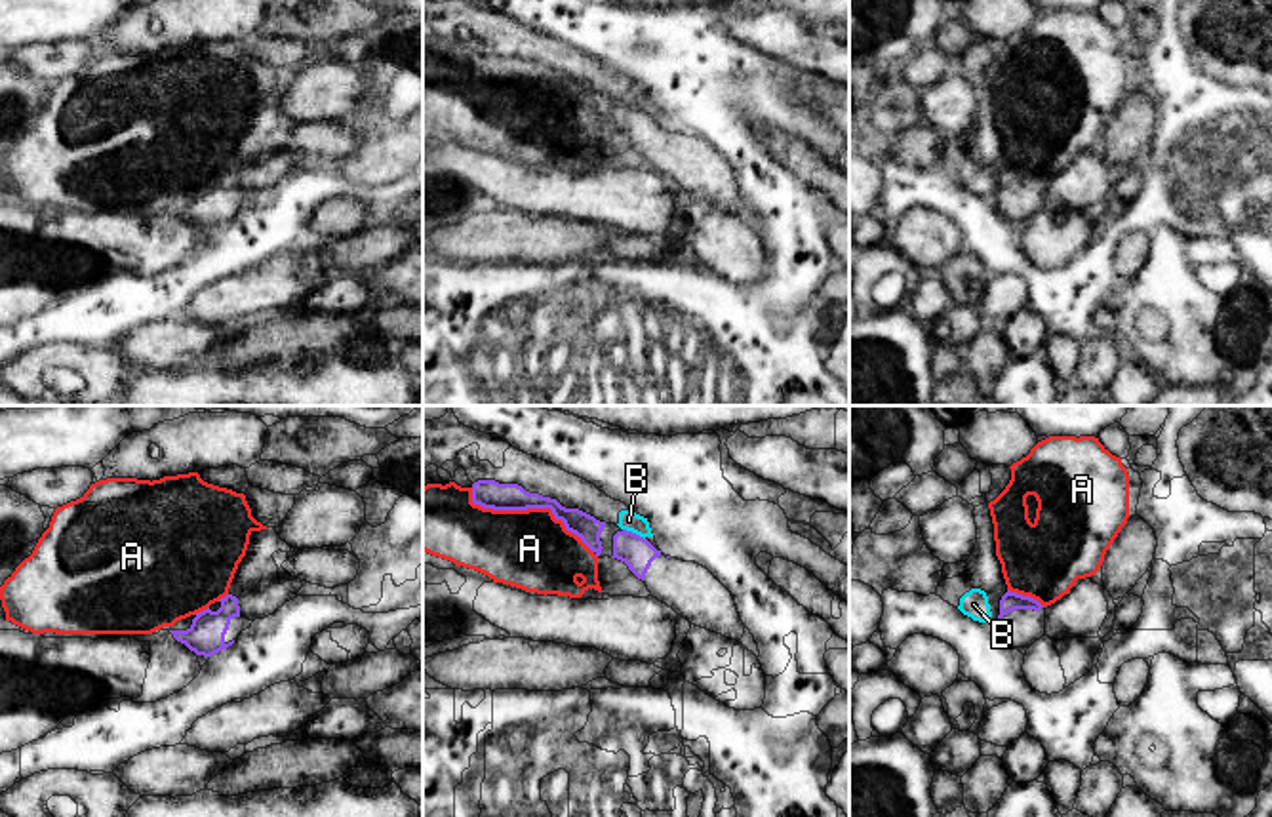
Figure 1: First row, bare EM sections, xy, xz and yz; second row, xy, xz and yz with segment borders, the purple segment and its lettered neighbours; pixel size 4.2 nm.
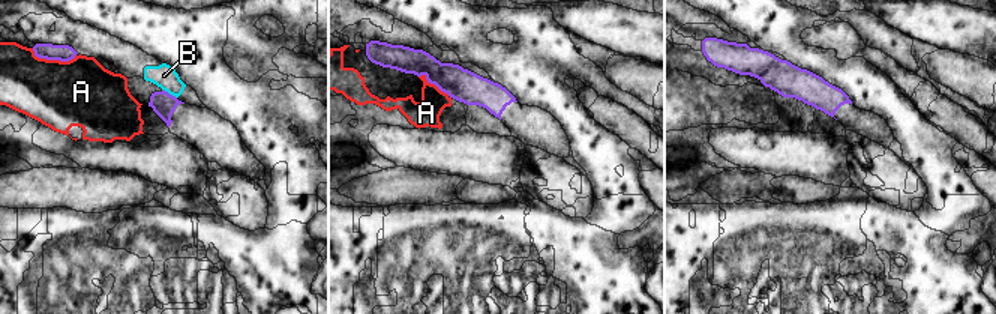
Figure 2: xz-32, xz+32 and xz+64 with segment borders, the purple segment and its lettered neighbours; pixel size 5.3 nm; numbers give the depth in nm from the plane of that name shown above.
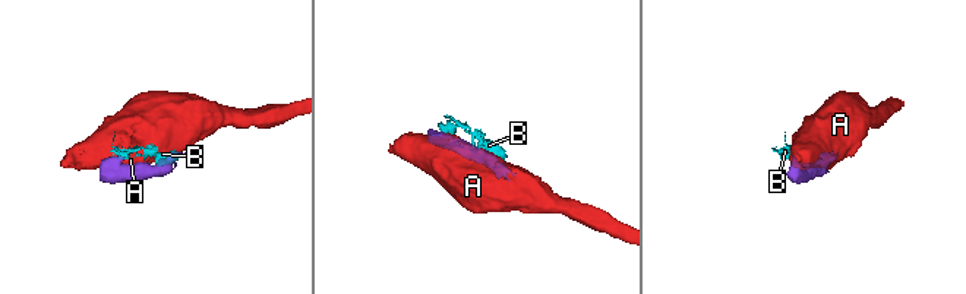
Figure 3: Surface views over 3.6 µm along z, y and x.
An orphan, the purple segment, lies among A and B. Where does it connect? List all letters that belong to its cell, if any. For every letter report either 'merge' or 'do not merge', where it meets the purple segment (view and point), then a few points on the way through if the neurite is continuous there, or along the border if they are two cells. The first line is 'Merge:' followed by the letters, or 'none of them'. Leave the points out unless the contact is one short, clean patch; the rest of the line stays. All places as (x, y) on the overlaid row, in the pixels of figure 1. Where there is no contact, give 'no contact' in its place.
Merge: none of them
A: do not merge; meets purple in xz at (530, 507)
B: do not merge; meets purple in xz at (635, 534)

